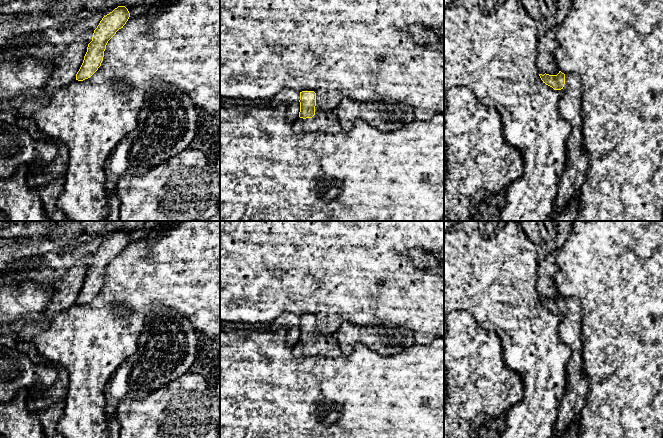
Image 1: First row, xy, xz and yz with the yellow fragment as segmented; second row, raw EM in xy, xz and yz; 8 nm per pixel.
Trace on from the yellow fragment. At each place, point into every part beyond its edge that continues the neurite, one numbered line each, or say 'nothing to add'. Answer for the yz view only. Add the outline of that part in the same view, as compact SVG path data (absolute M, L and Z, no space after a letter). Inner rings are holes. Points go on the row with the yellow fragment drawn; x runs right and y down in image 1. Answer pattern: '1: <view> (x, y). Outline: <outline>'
1: yz (570, 105). Outline: M577 73L565 74L559 112L570 125L566 142L566 163L555 199L554 213L559 214L580 190L585 180L587 157L582 134L582 80Z

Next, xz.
1: xz (325, 121). Outline: M321 111L312 118L298 117L293 126L294 132L321 131L324 133L338 134L343 132L338 117L334 111Z

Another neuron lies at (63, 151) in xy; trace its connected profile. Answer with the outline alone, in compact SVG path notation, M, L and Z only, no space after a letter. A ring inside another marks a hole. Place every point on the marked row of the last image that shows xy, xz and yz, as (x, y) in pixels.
M48 136L48 138L58 145L58 155L42 172L36 174L27 173L27 185L36 190L39 190L42 186L45 186L58 178L64 178L67 170L67 163L69 160L68 147L56 137Z

